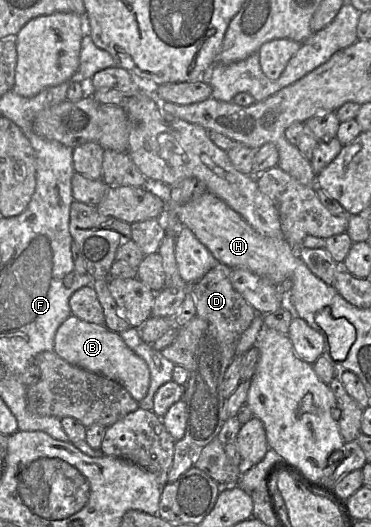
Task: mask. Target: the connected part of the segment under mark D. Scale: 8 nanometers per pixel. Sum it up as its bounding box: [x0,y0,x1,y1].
[168,263,257,482]

